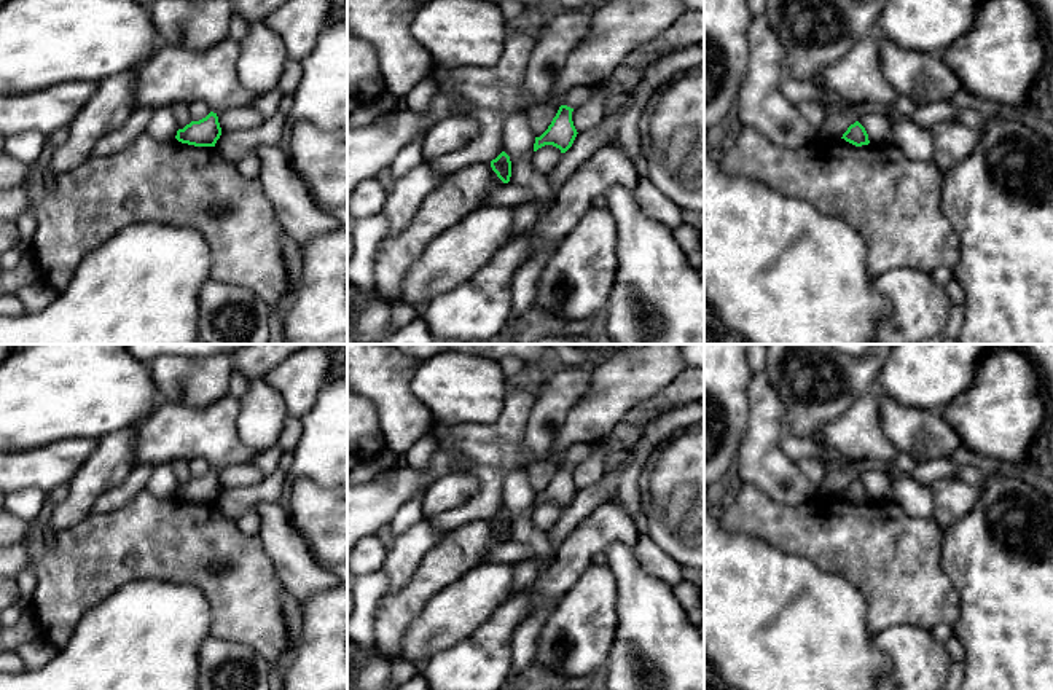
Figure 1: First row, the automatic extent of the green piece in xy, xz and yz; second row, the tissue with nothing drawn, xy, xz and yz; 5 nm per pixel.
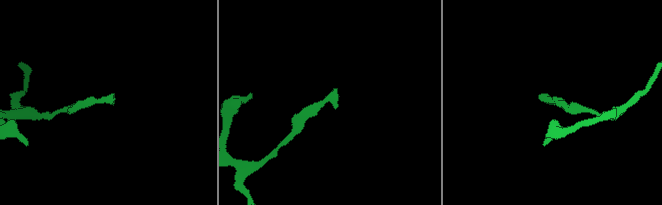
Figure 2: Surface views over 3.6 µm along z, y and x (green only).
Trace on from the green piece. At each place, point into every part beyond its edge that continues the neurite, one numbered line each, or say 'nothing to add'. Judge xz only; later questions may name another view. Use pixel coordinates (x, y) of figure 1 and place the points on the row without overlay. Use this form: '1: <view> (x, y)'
1: xz (577, 453)

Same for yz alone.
nothing to add

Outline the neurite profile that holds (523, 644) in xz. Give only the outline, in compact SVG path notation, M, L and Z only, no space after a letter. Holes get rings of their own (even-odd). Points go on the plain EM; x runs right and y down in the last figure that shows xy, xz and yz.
M545 607L532 615L527 615L515 629L511 639L511 676L523 672L532 665L535 657L537 637L546 623L553 607Z

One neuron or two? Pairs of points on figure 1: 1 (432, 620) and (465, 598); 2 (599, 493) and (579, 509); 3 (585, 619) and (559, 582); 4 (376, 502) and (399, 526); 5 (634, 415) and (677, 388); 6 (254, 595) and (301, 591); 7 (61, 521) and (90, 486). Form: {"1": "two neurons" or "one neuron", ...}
{"1": "one neuron", "2": "one neuron", "3": "two neurons", "4": "two neurons", "5": "one neuron", "6": "two neurons", "7": "one neuron"}

